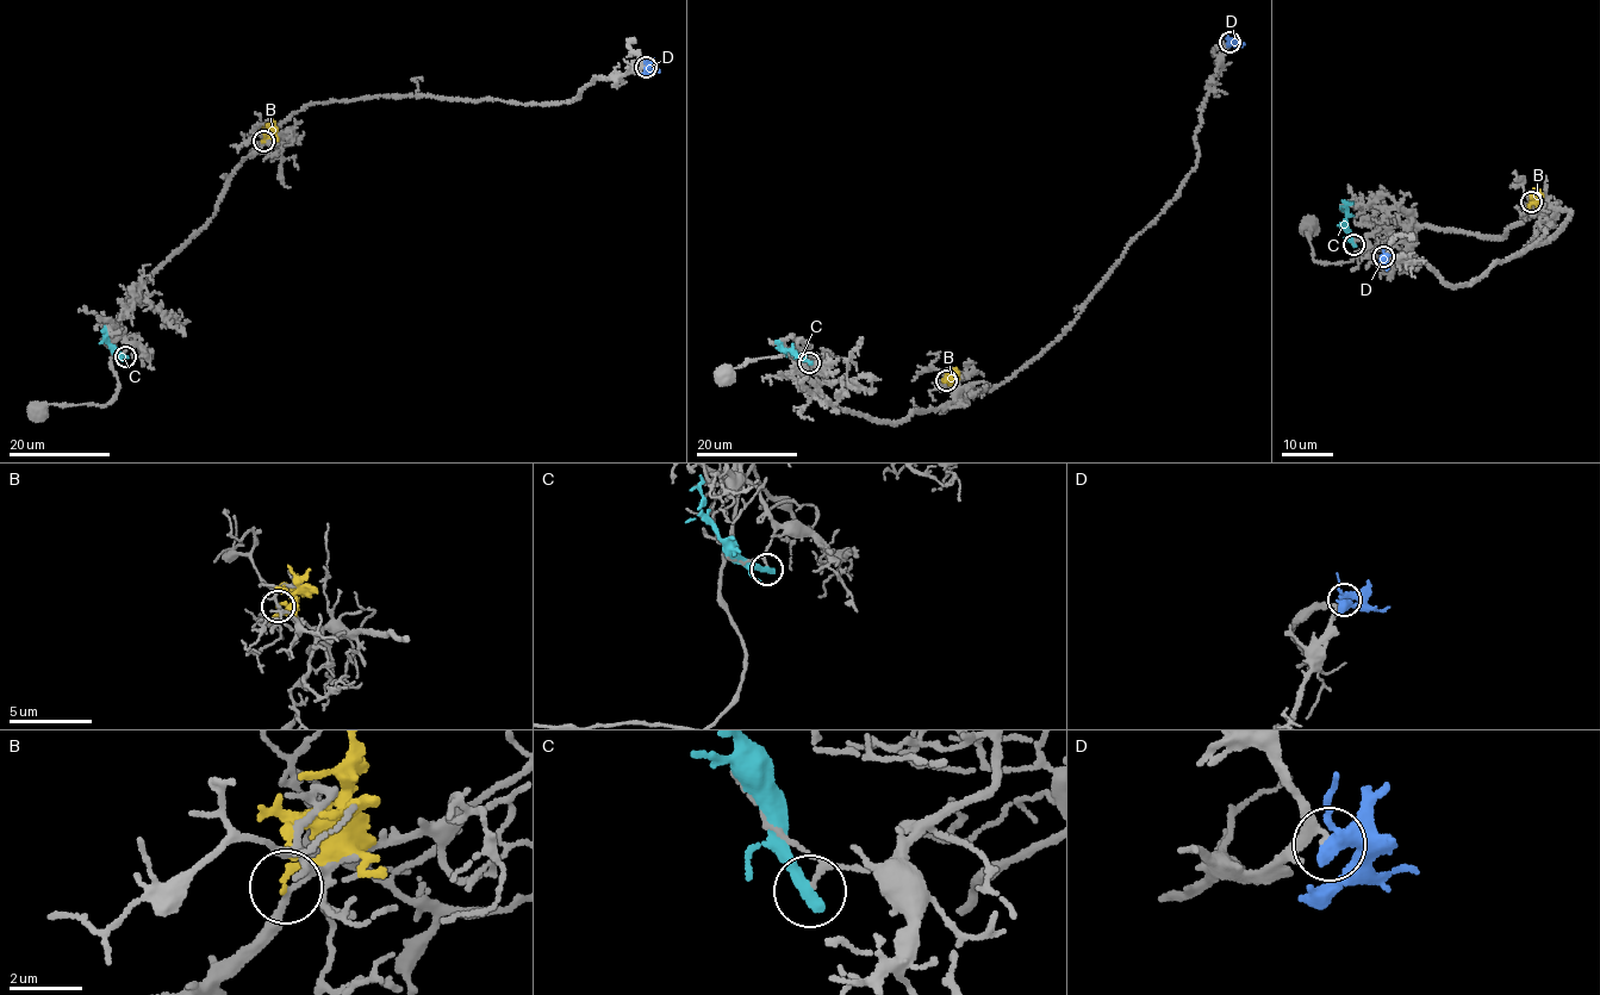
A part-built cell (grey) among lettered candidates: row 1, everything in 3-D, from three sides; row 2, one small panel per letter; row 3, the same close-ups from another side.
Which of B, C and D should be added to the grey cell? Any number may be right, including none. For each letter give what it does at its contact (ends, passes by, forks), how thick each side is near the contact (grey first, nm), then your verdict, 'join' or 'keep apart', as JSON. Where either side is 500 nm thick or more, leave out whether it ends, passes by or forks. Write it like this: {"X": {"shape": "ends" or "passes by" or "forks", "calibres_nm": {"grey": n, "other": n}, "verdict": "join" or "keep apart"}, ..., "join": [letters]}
{"B": {"shape": "ends", "calibres_nm": {"grey": 120, "other": 150}, "verdict": "keep apart"}, "C": {"shape": "ends", "calibres_nm": {"grey": 110, "other": 360}, "verdict": "keep apart"}, "D": {"shape": "passes by", "calibres_nm": {"grey": 160, "other": 400}, "verdict": "keep apart"}, "join": []}

